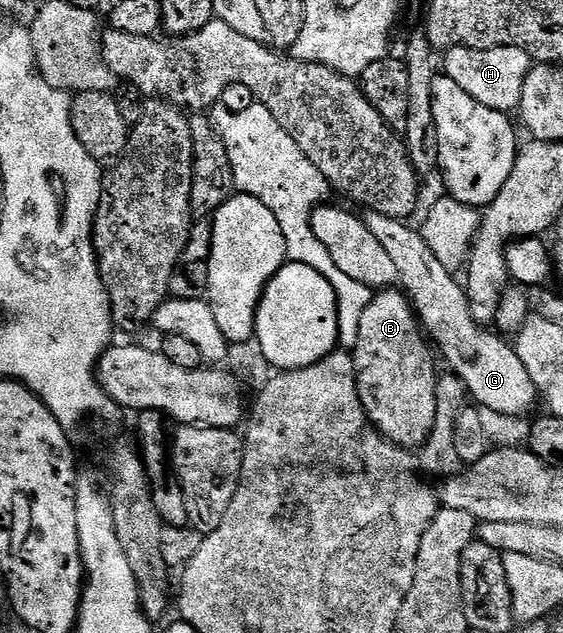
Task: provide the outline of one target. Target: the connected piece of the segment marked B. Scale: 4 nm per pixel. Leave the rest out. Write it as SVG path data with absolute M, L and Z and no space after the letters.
M400 288L382 289L370 300L367 311L363 311L363 319L359 319L359 339L351 354L357 369L359 397L367 411L369 422L393 445L406 451L420 450L432 437L437 422L439 370L433 366L435 353L418 322L413 304Z

